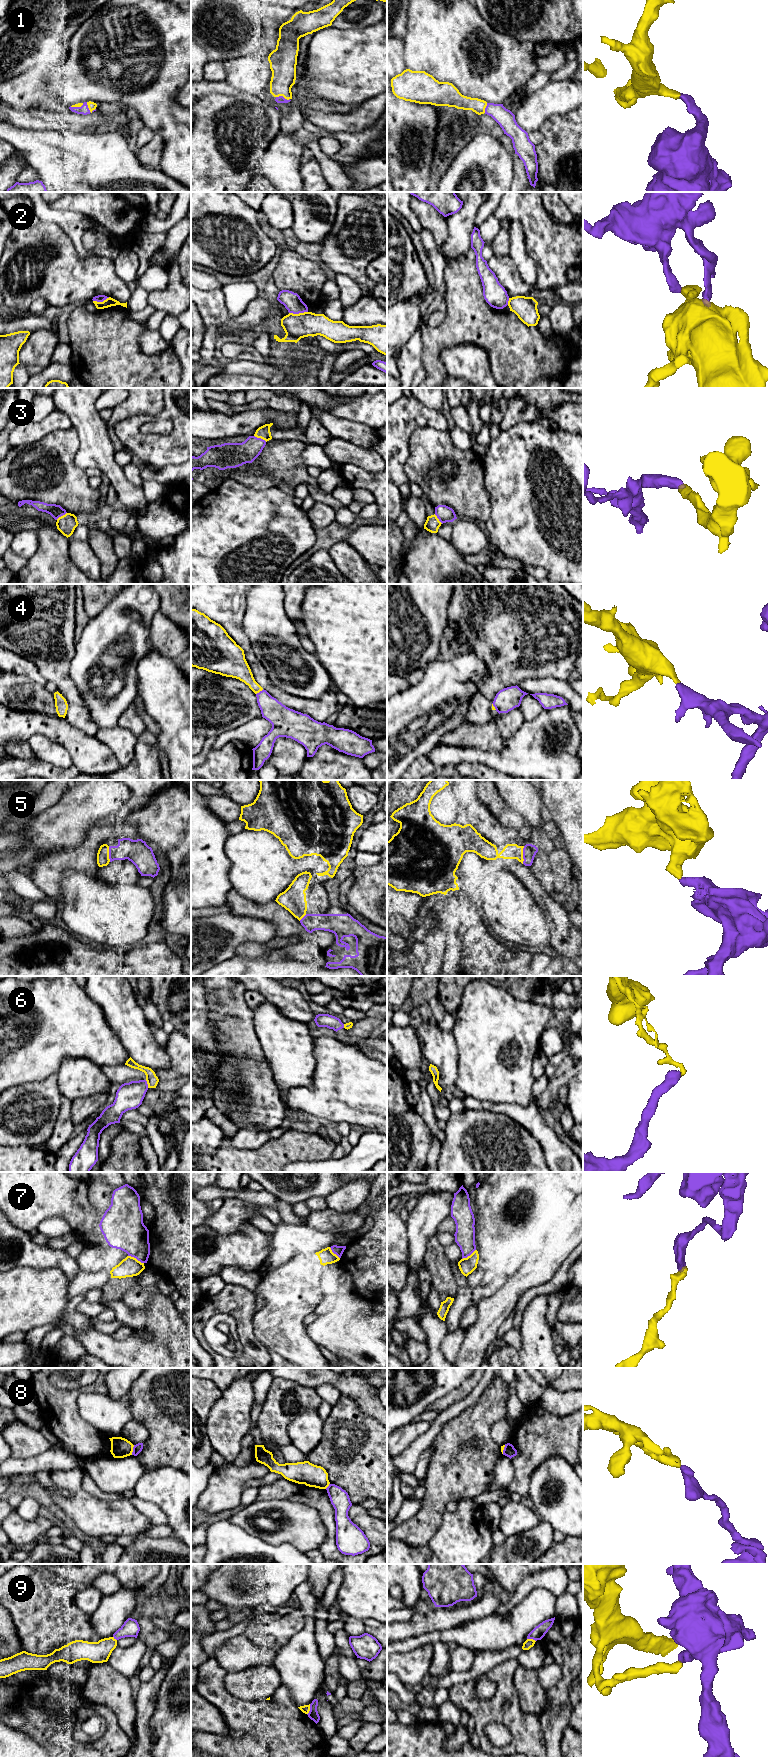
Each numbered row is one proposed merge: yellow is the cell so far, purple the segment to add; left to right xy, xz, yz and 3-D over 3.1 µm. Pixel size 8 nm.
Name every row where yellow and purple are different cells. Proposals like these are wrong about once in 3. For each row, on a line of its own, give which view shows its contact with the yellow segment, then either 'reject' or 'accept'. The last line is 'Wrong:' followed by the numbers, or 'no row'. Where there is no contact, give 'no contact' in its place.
1: meets yellow in xy; accept
2: meets yellow in xz; reject
3: meets yellow in xz; accept
4: meets yellow in xz; accept
5: meets yellow in yz; accept
6: meets yellow in xy; accept
7: meets yellow in xy; reject
8: meets yellow in xy; reject
9: meets yellow in xz; reject
Wrong: 2, 7, 8, 9

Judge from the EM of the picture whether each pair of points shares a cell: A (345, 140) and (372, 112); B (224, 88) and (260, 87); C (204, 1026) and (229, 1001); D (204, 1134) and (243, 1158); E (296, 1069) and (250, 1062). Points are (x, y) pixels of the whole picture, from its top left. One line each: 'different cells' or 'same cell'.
A: different cells
B: different cells
C: different cells
D: different cells
E: different cells

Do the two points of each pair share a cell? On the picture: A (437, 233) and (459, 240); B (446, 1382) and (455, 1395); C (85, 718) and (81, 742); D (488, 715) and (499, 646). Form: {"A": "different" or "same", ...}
{"A": "different", "B": "different", "C": "different", "D": "different"}

